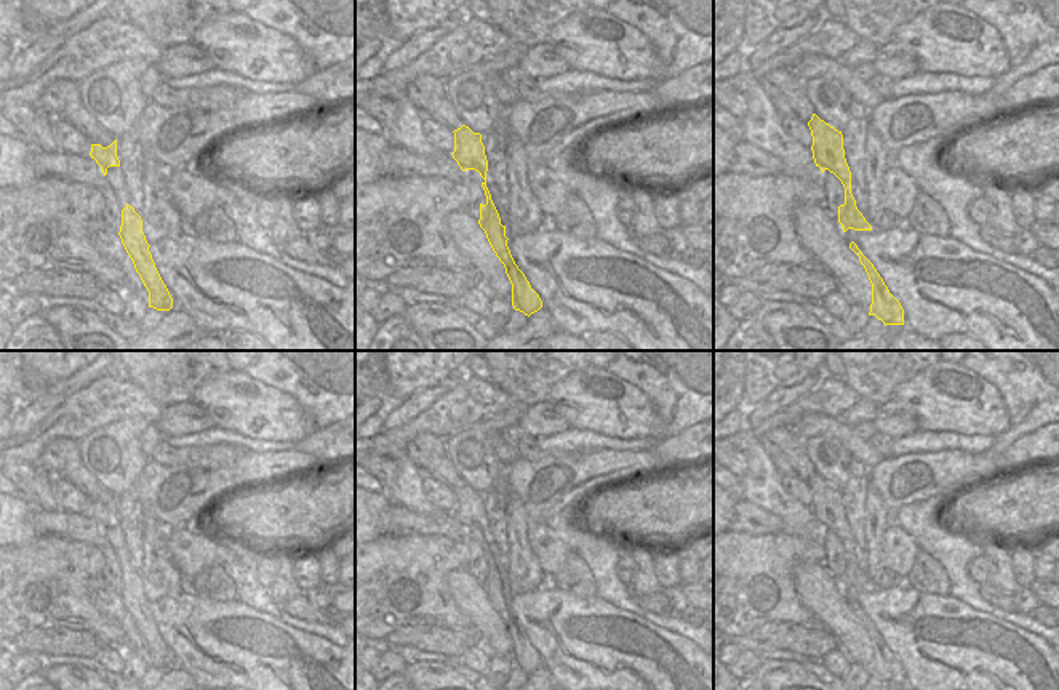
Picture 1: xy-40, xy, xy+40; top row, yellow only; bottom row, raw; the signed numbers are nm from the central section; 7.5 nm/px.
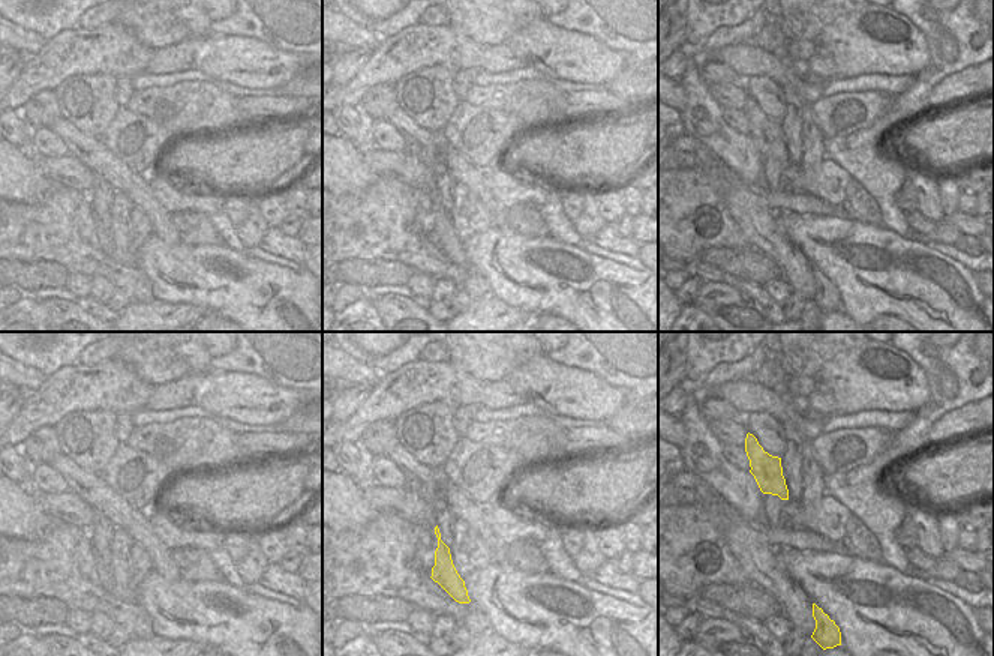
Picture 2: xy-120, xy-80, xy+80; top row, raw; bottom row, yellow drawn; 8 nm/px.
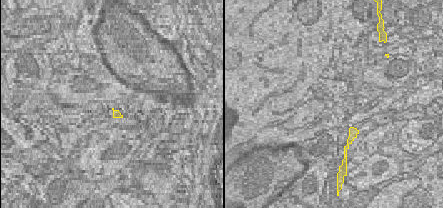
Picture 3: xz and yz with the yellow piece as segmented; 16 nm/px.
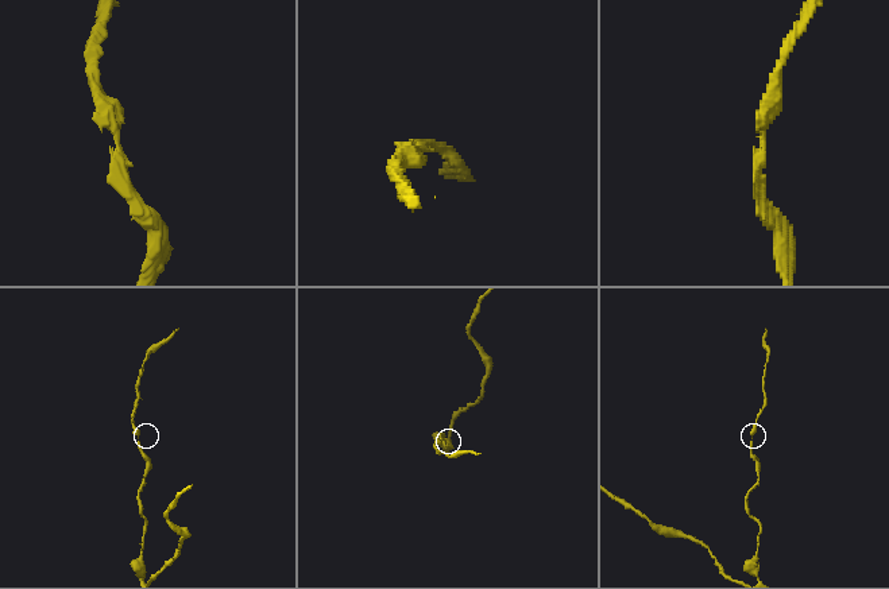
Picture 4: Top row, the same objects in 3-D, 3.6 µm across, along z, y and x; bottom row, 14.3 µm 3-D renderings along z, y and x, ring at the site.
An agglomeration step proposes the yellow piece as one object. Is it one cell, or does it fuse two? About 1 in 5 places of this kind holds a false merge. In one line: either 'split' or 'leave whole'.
leave whole

